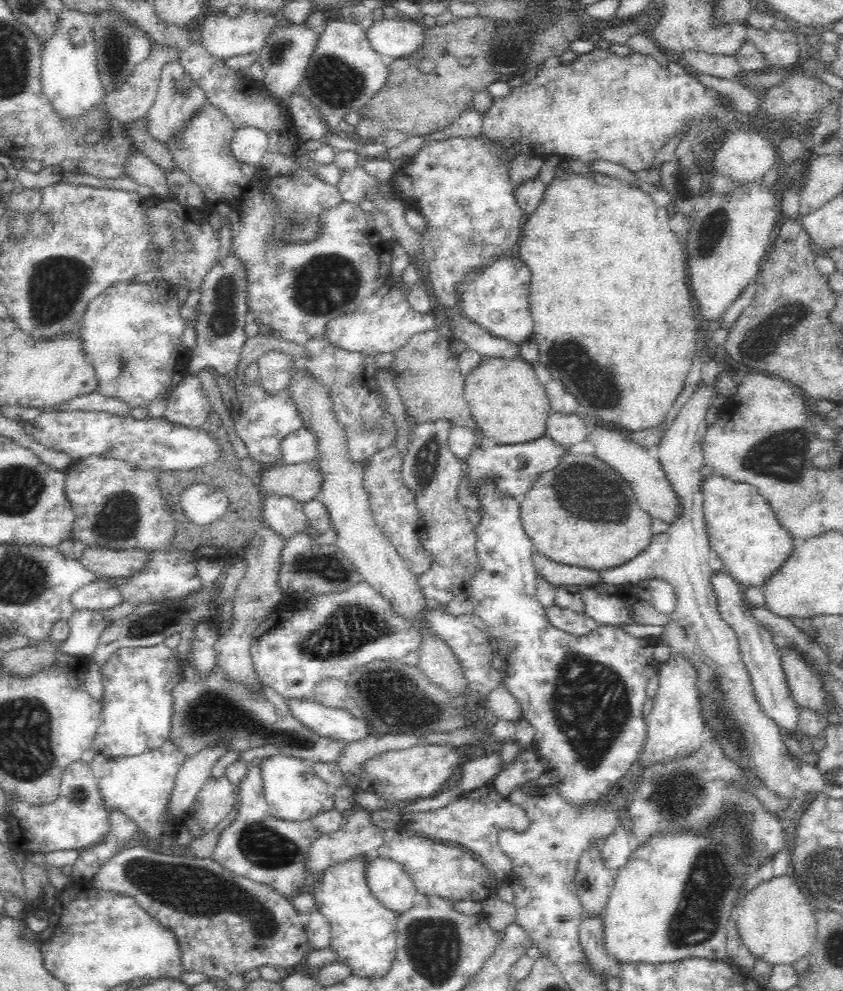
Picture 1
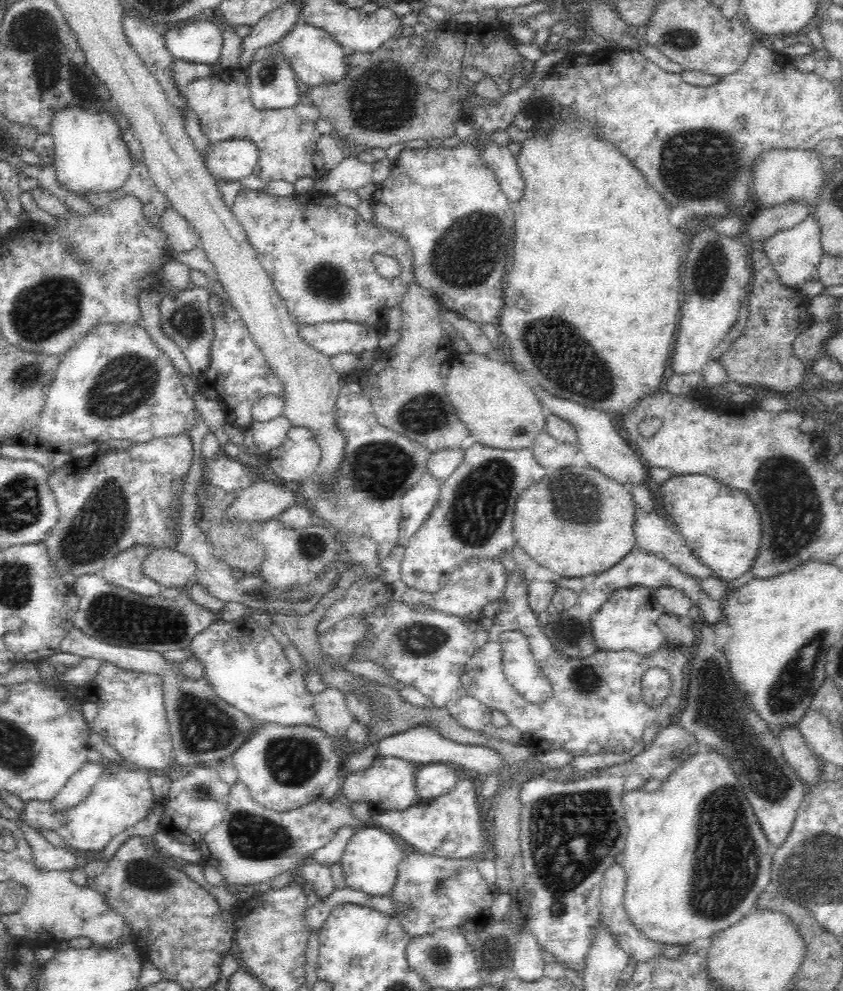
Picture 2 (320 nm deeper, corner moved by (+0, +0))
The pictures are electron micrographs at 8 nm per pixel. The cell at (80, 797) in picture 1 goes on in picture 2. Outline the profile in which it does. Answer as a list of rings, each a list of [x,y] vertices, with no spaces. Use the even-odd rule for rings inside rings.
[[[88,761],[83,764],[60,788],[58,794],[51,801],[50,806],[54,812],[70,811],[79,805],[91,793],[92,787],[103,773],[102,762]]]

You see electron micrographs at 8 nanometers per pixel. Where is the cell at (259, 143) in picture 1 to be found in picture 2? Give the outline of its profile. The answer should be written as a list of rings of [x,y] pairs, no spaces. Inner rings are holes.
[[[246,138],[211,143],[207,152],[208,170],[224,180],[239,180],[253,174],[259,161],[259,148]]]

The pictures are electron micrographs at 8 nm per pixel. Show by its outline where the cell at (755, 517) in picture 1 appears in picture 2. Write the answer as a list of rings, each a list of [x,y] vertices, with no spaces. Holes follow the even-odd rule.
[[[674,474],[662,485],[664,507],[680,527],[686,544],[725,583],[750,572],[760,552],[762,520],[744,490],[737,490],[705,475]]]

